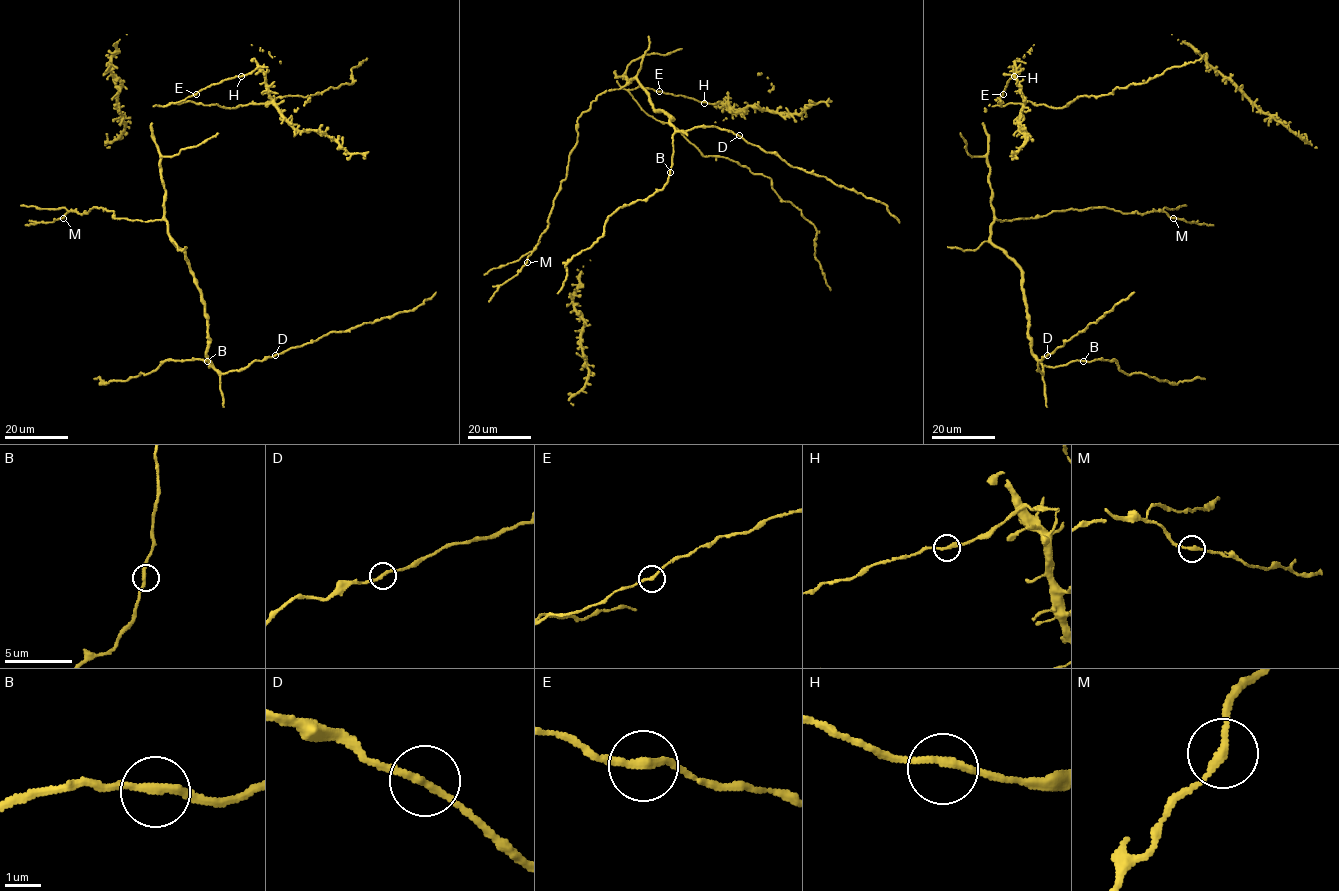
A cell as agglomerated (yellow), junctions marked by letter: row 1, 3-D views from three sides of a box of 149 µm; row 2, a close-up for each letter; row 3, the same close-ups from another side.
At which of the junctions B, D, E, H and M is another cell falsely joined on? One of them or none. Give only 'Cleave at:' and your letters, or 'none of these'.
Cleave at: none of these

